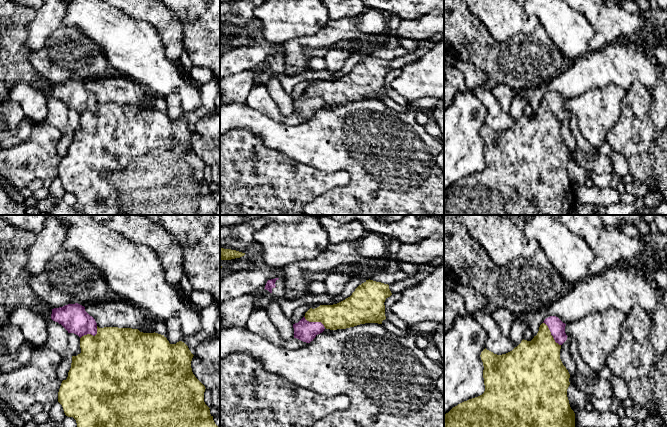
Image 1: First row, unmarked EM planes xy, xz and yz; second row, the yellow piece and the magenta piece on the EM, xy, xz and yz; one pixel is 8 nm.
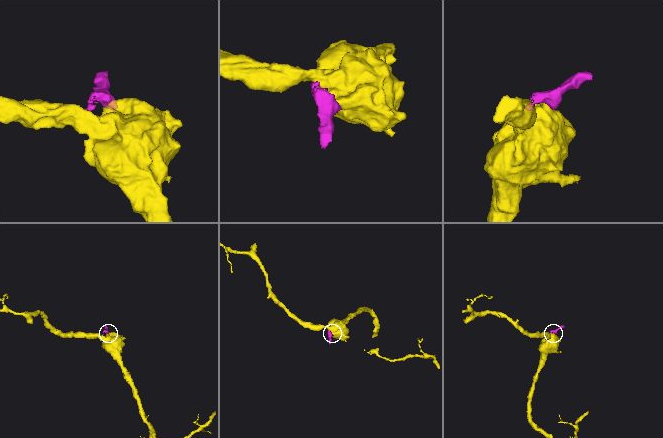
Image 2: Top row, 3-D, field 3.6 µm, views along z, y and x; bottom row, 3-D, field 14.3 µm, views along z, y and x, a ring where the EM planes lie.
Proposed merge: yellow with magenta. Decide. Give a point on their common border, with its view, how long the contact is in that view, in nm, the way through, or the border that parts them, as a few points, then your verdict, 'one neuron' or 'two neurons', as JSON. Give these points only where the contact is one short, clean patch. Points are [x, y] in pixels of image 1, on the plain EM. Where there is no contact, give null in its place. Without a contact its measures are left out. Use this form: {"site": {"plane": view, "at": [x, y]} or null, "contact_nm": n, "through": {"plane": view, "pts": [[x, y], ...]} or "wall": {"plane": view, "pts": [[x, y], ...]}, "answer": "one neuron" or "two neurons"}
{"site": {"plane": "yz", "at": [550, 110]}, "contact_nm": 240, "wall": {"plane": "yz", "pts": [[543, 98], [553, 115], [560, 121]]}, "answer": "two neurons"}

